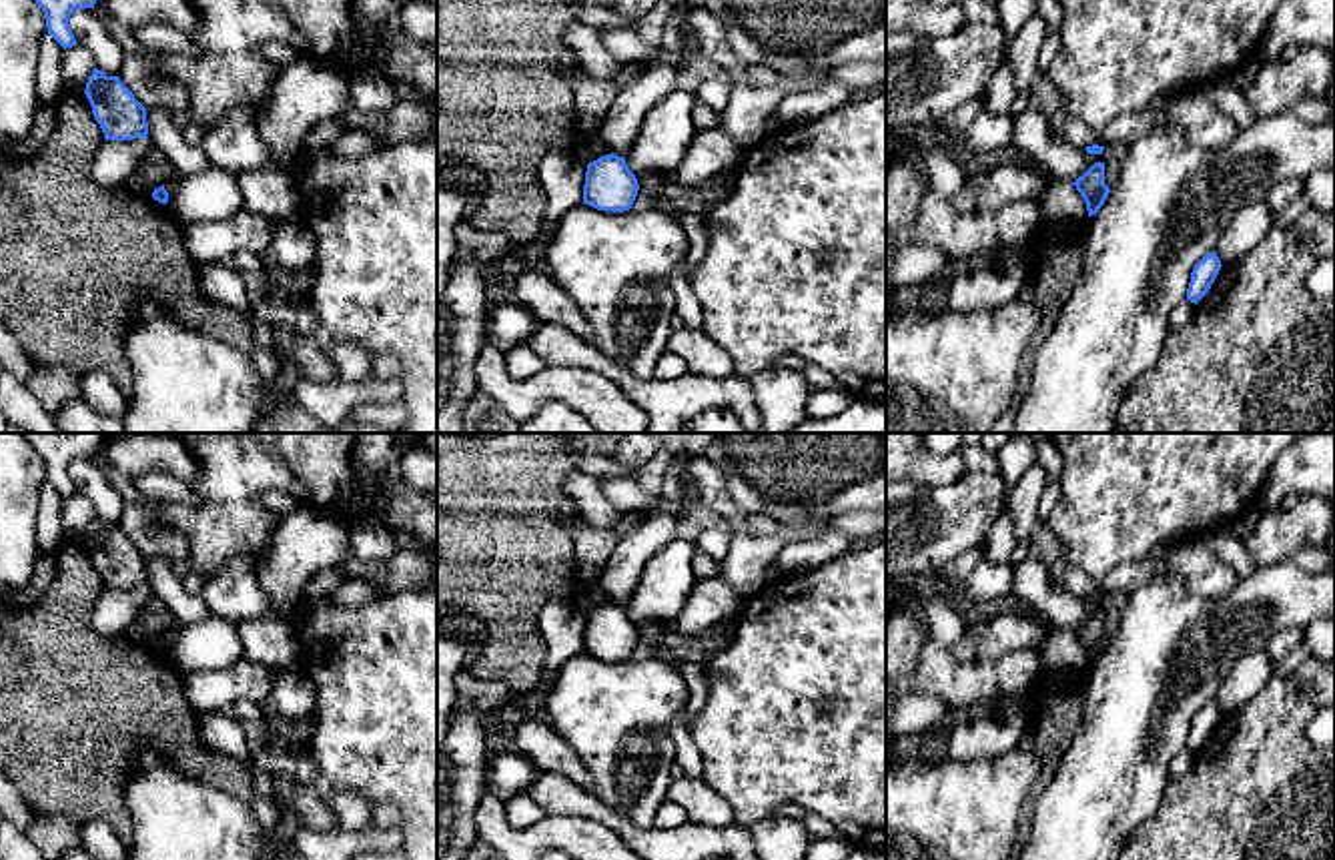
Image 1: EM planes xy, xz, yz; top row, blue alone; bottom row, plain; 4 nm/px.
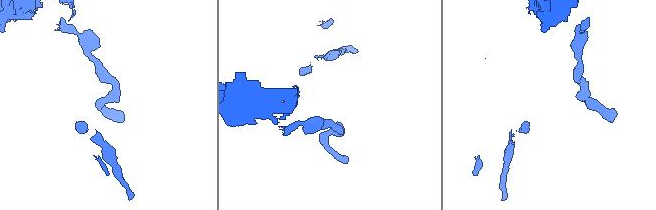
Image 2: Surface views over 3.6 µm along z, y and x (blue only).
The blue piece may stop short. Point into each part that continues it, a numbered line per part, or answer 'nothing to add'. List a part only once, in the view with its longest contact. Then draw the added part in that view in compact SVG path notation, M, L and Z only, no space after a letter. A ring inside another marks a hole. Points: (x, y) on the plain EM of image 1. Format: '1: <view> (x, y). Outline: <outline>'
nothing to add

